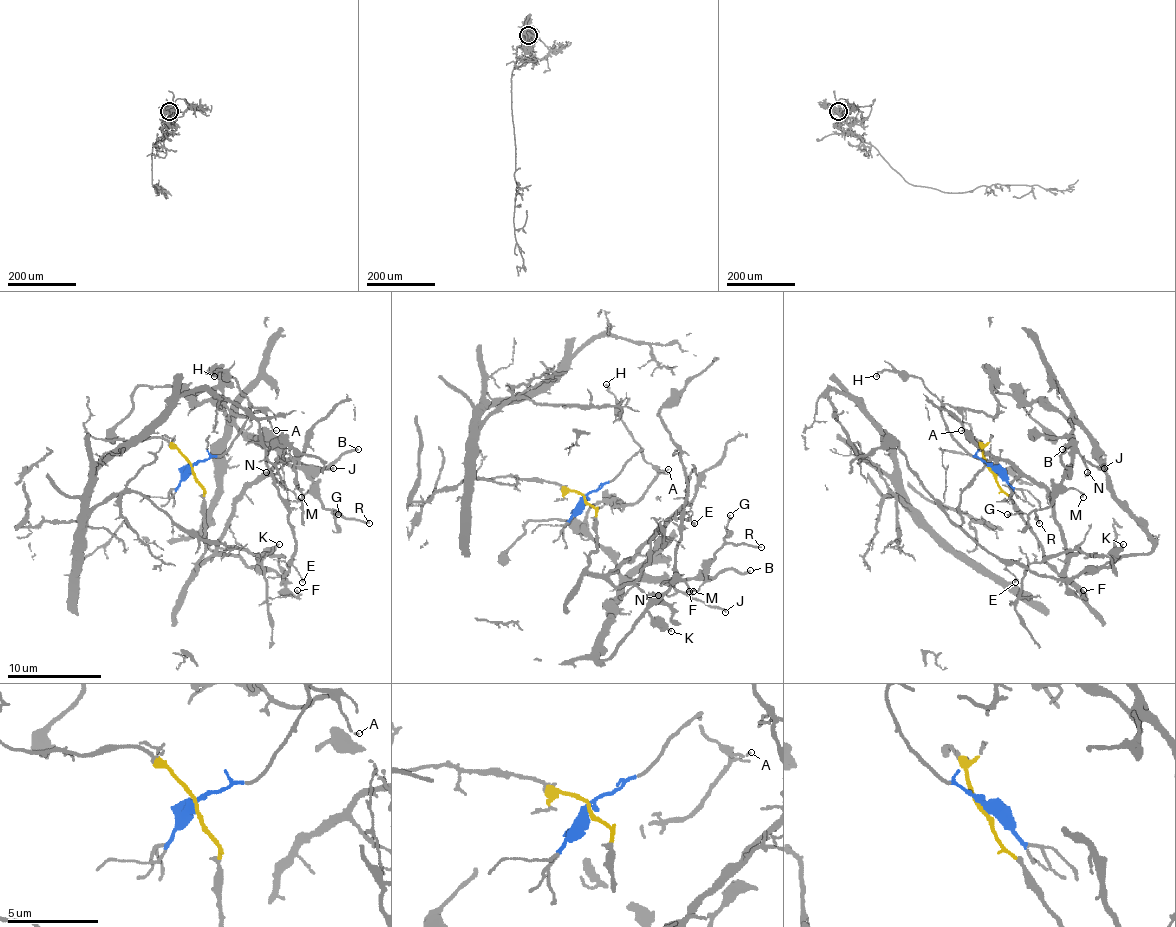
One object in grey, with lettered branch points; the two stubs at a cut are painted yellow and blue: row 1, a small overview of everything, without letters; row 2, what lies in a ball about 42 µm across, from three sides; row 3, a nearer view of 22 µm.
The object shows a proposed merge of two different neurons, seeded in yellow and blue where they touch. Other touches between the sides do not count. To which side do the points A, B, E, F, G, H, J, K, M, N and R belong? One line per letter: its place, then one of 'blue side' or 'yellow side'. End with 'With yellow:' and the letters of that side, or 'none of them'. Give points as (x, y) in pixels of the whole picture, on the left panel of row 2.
A: place (276, 430); blue side
B: place (358, 449); blue side
E: place (302, 582); blue side
F: place (297, 590); blue side
G: place (338, 514); blue side
H: place (214, 376); blue side
J: place (333, 468); blue side
K: place (279, 544); blue side
M: place (301, 497); blue side
N: place (266, 472); blue side
R: place (369, 523); blue side
With yellow: none of them

